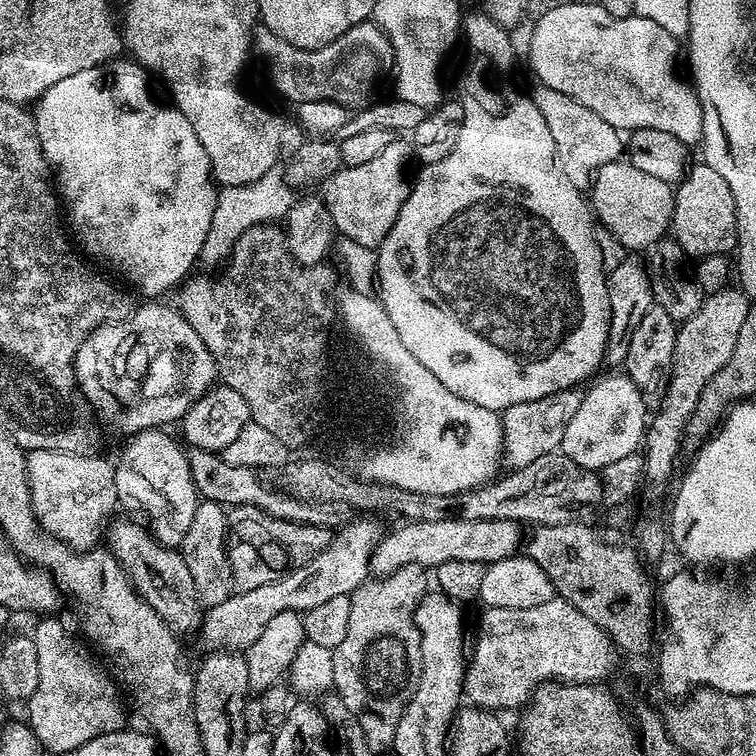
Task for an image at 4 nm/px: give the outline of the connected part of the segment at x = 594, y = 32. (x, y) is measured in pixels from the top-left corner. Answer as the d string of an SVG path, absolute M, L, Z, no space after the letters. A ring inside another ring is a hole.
M603 3L556 4L536 20L532 37L528 40L528 64L539 83L550 90L558 90L594 110L598 118L606 118L618 130L649 128L666 130L689 146L699 145L704 134L704 115L695 87L680 77L676 69L678 40L648 18L630 15L614 18L606 14Z

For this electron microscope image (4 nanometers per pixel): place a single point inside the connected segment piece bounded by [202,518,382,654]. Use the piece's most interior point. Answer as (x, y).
(234, 625)

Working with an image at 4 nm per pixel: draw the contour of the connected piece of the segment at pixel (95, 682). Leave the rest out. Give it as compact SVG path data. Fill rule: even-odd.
M44 618L34 631L38 646L38 690L26 702L28 716L26 722L38 734L45 753L60 752L66 754L102 734L125 731L124 708L120 705L120 696L112 685L112 680L76 645L76 640L56 621L56 618Z

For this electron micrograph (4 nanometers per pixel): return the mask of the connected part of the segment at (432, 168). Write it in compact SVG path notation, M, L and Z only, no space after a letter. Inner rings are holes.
M467 67L463 69L462 78L464 85L460 88L458 99L464 106L464 121L458 142L454 142L454 150L450 150L442 162L425 164L419 169L421 172L414 176L406 202L394 226L390 226L390 234L386 234L375 253L375 279L380 280L378 299L386 314L390 314L390 322L394 322L394 330L398 330L406 350L410 350L410 354L414 354L414 358L418 358L418 362L422 362L422 366L426 366L426 370L430 370L430 374L442 382L442 386L458 394L458 398L478 406L503 410L518 402L546 398L583 385L583 380L591 381L597 375L596 367L604 364L610 322L608 277L603 268L598 242L595 241L594 216L589 201L581 189L568 181L556 163L554 138L550 138L546 118L542 118L542 110L534 106L531 95L527 91L519 92L512 82L507 86L484 88L480 72L472 72Z

